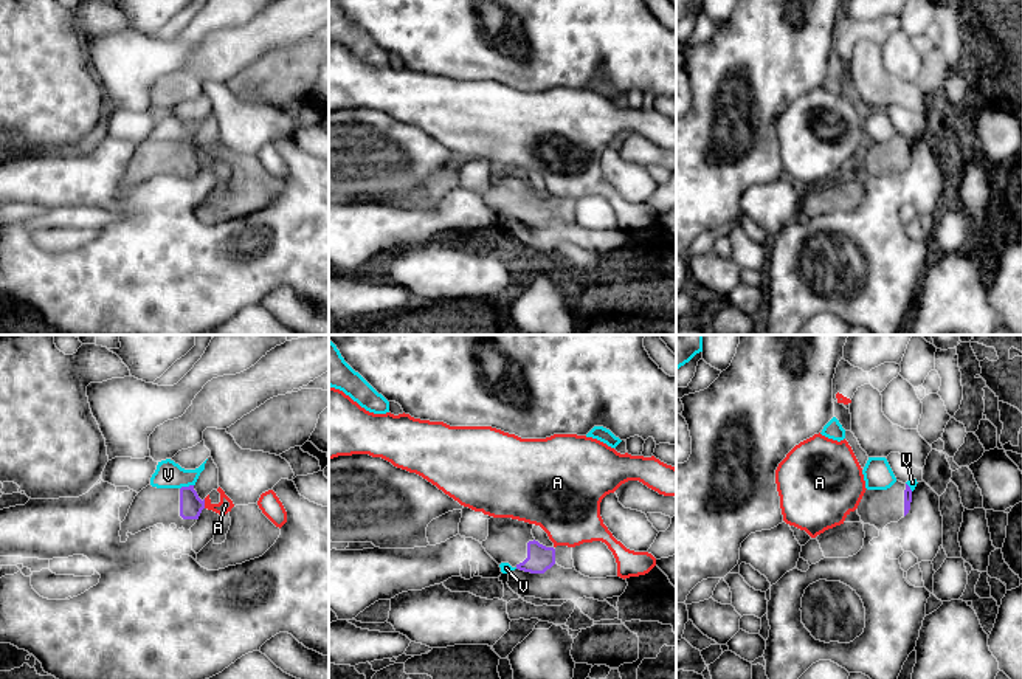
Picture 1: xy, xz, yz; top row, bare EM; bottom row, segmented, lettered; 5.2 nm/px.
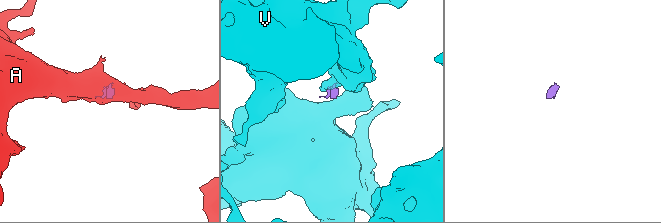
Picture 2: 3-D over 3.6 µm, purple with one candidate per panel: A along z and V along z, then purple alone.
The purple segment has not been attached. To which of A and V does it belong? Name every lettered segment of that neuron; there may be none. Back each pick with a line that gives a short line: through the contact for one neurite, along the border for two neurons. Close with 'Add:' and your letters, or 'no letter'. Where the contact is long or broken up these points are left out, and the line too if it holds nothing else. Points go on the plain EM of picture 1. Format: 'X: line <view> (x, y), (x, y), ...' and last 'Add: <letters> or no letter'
Add: no letter

